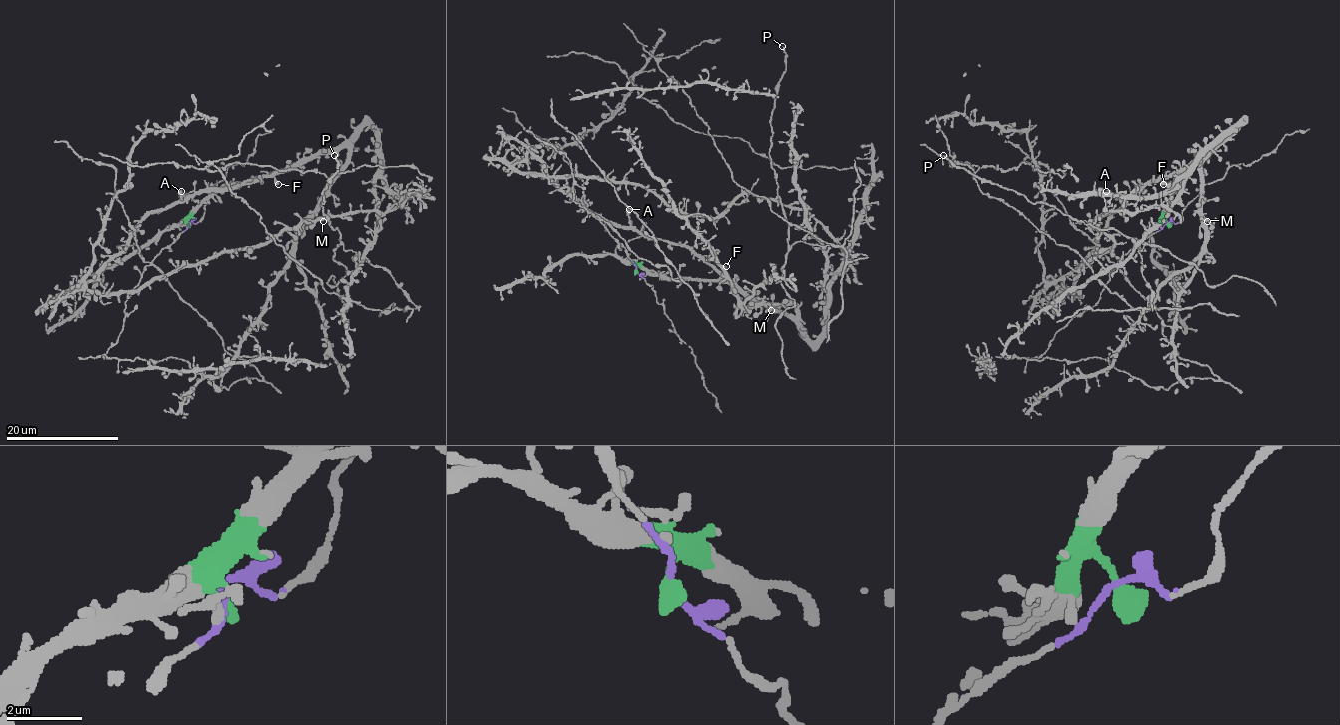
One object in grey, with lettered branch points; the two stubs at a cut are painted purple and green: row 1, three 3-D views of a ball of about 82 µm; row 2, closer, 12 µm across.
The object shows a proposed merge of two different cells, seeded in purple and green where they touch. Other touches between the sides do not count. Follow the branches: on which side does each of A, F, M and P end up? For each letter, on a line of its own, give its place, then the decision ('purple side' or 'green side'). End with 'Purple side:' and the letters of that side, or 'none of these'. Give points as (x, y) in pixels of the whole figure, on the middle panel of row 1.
A: place (629, 209); green side
F: place (726, 266); green side
M: place (771, 310); green side
P: place (782, 46); green side
Purple side: none of these

